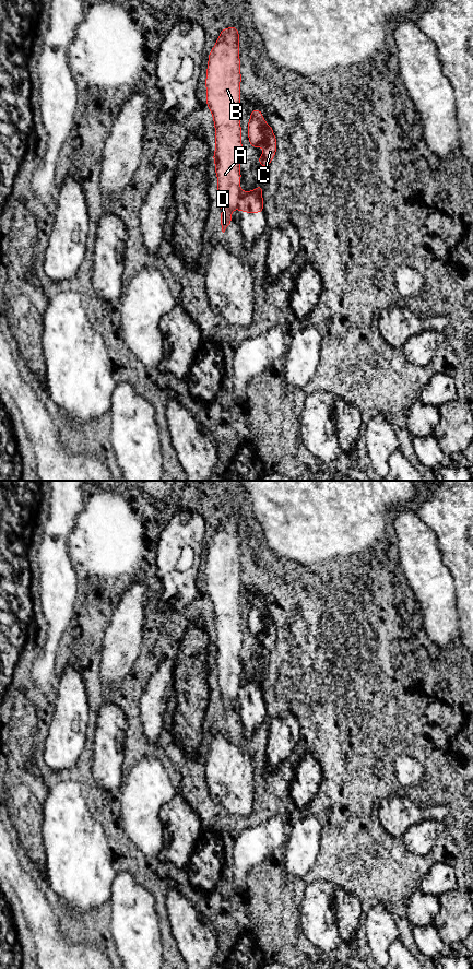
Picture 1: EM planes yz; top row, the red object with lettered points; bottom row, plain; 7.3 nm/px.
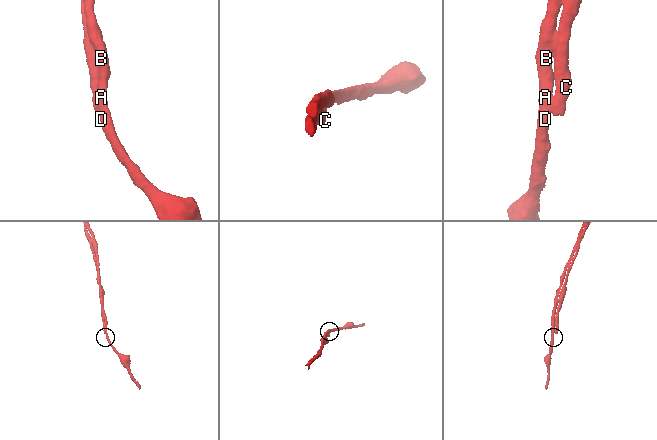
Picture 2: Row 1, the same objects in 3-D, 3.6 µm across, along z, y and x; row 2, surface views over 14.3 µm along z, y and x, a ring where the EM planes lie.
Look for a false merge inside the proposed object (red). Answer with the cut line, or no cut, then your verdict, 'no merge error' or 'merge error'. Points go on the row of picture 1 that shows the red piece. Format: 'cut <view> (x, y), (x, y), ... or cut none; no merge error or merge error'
cut yz (240, 191), (240, 200), (237, 208); merge error

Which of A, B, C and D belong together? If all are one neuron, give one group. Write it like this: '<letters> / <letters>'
A B D / C

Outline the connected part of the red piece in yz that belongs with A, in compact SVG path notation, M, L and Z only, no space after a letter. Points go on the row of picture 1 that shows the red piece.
M236 26L223 28L209 54L206 105L215 126L215 174L222 214L222 232L232 224L232 212L240 201L239 164L243 157L240 107L239 33Z

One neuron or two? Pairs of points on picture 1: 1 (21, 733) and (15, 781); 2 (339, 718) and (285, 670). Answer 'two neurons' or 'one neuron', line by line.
1: one neuron
2: one neuron

